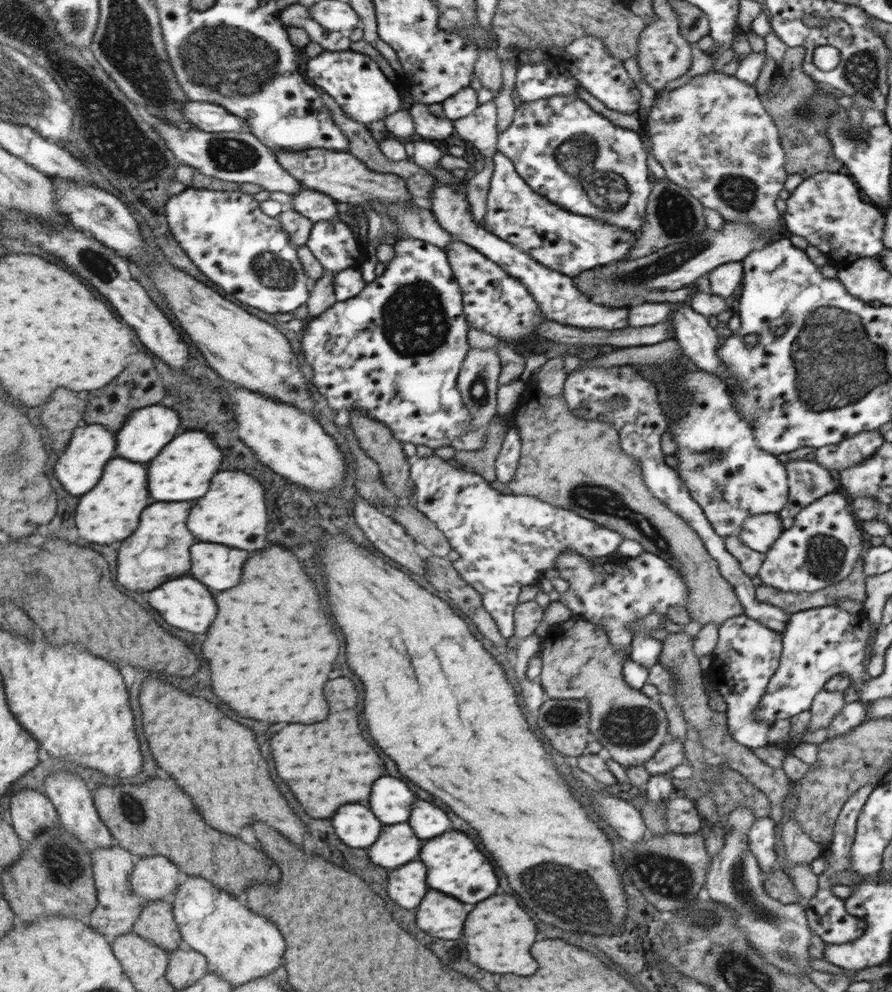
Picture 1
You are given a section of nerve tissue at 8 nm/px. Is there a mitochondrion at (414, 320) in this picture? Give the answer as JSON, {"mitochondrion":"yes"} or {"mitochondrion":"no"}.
{"mitochondrion":"yes"}

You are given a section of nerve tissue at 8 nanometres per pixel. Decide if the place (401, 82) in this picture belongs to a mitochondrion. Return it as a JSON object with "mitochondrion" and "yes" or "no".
{"mitochondrion":"no"}

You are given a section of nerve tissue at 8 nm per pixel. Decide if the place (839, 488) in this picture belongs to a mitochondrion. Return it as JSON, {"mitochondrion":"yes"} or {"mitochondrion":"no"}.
{"mitochondrion":"no"}

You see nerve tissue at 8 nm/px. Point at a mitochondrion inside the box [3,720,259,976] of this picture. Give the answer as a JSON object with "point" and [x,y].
{"point":[64,866]}

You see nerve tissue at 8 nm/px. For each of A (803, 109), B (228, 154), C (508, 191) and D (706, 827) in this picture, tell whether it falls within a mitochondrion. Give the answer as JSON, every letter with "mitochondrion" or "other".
{"A":"mitochondrion","B":"mitochondrion","C":"other","D":"other"}

